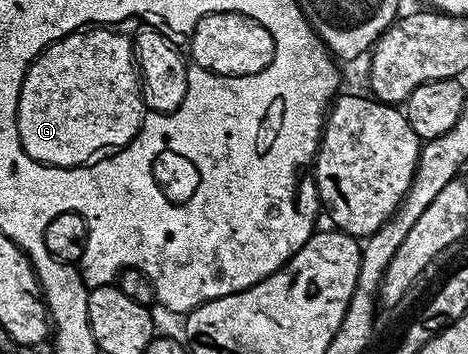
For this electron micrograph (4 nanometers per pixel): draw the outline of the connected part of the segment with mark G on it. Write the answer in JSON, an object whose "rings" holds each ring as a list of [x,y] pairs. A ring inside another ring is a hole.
{"rings":[[[85,27],[46,46],[33,60],[22,79],[16,108],[20,146],[35,161],[74,169],[93,159],[129,145],[140,133],[146,116],[144,95],[131,36],[112,27]]]}

